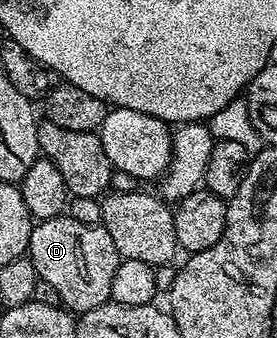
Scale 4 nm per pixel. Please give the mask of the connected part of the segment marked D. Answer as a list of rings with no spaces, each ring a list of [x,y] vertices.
[[[69,216],[44,218],[36,221],[31,227],[31,239],[27,245],[27,254],[33,268],[37,268],[39,280],[45,284],[53,284],[60,303],[72,315],[84,314],[111,301],[113,272],[117,272],[121,259],[109,232],[103,225],[81,224],[81,220],[73,220]]]

